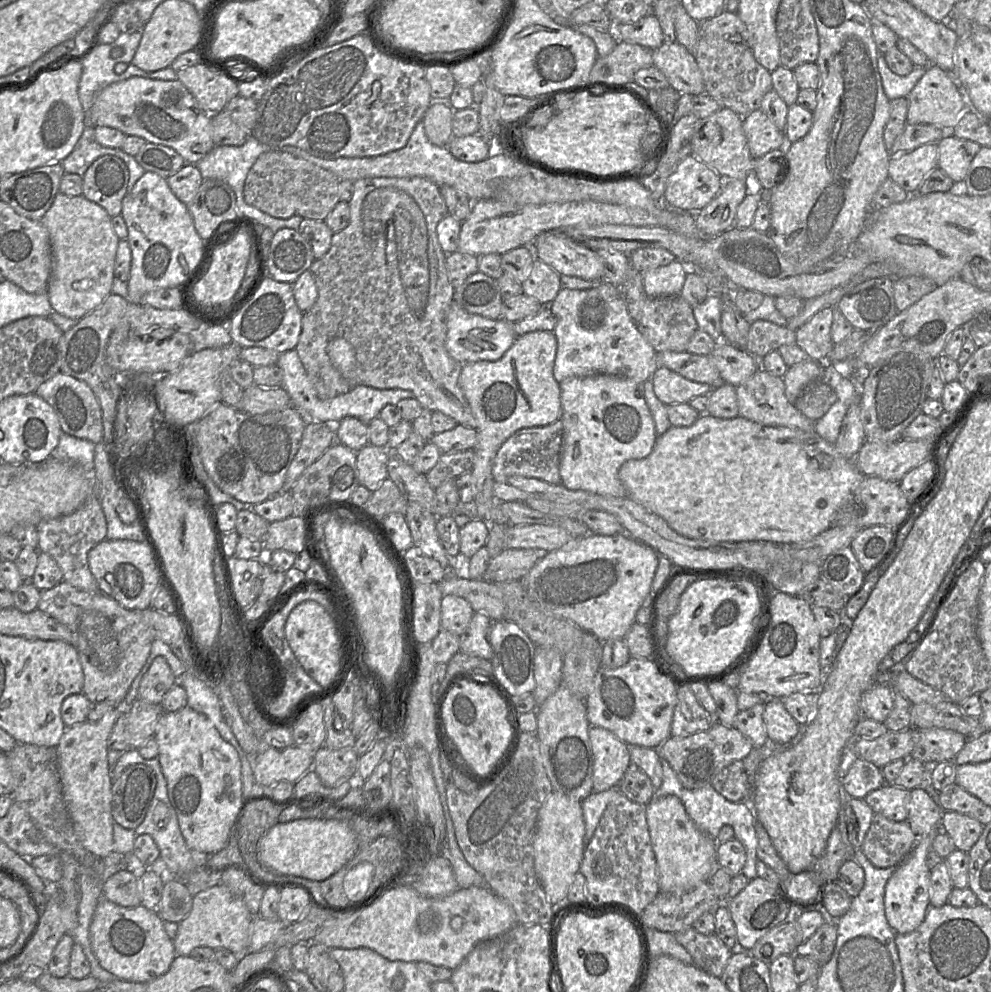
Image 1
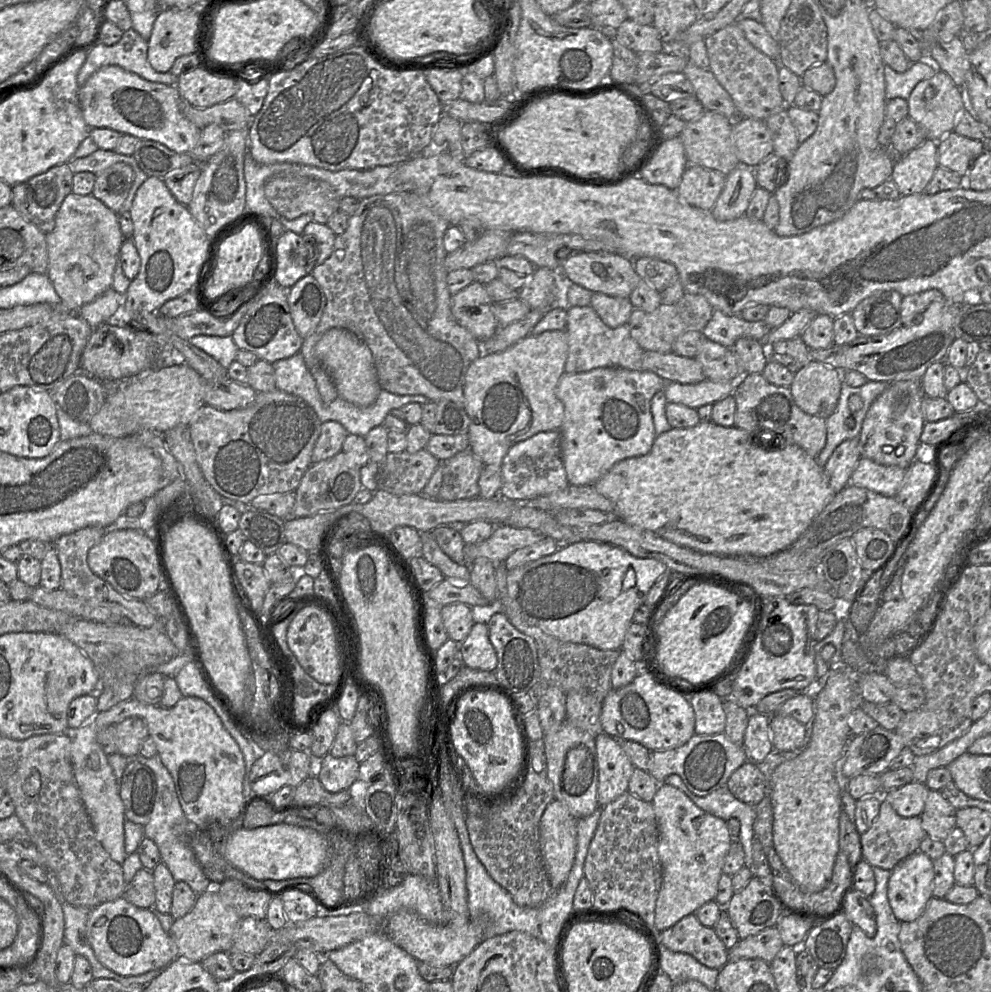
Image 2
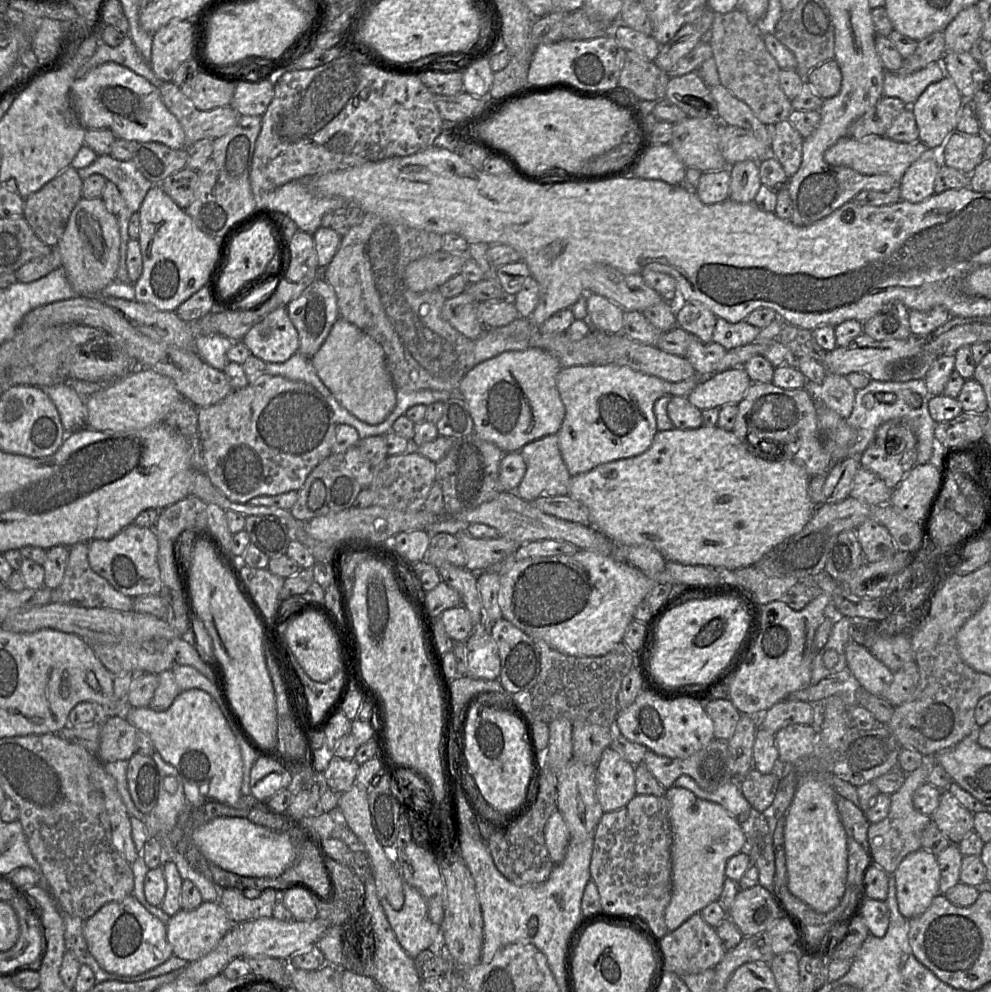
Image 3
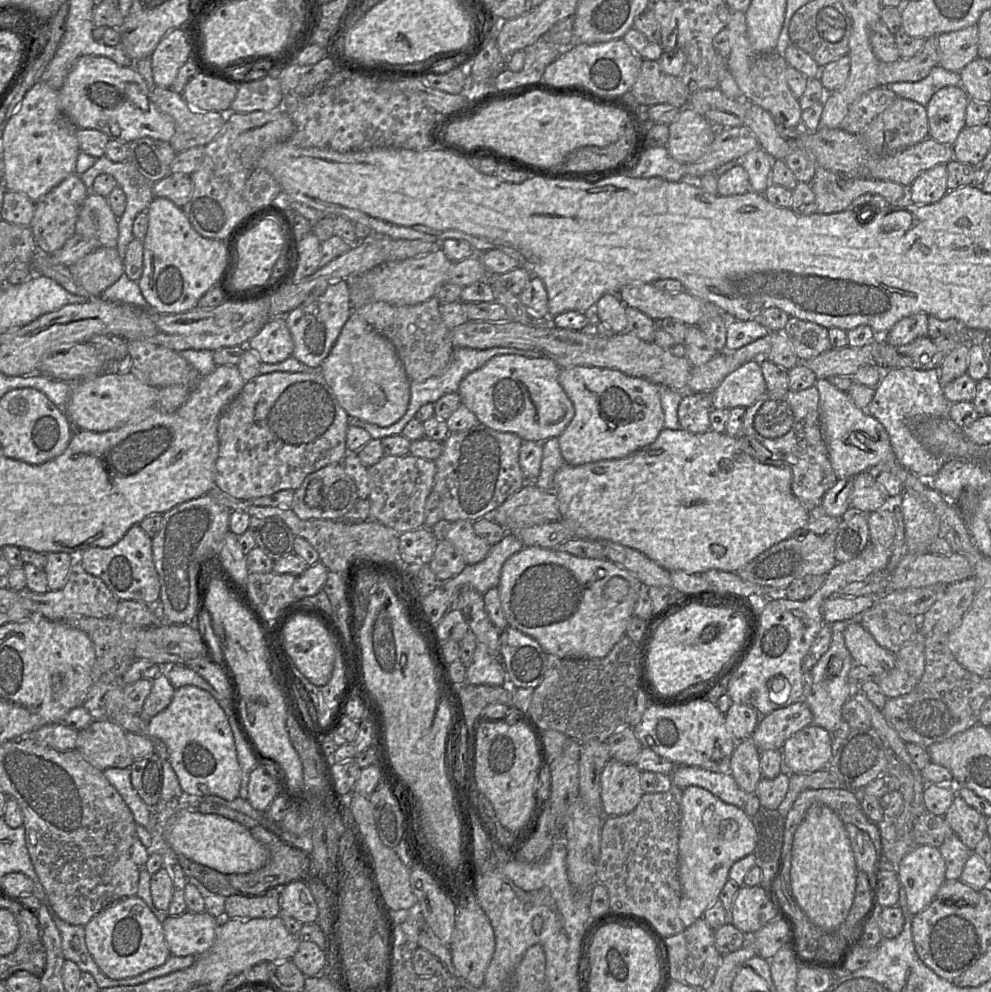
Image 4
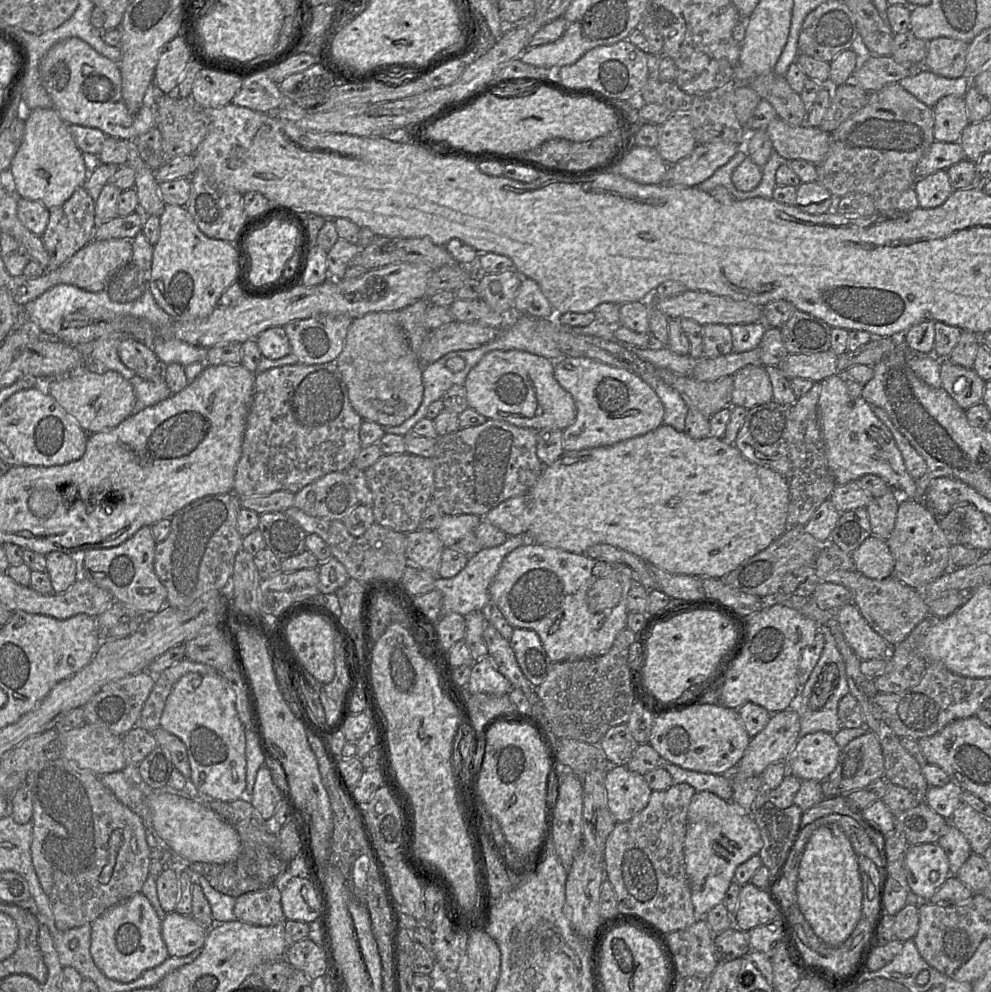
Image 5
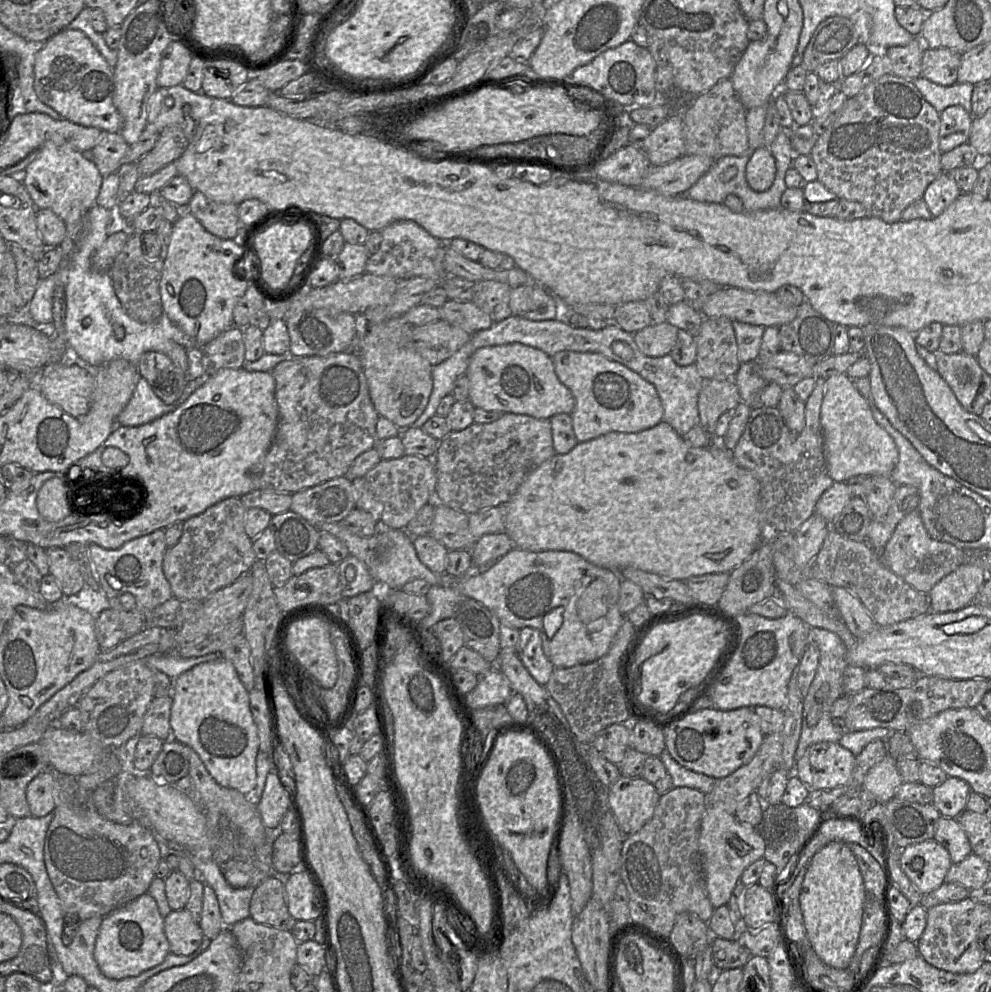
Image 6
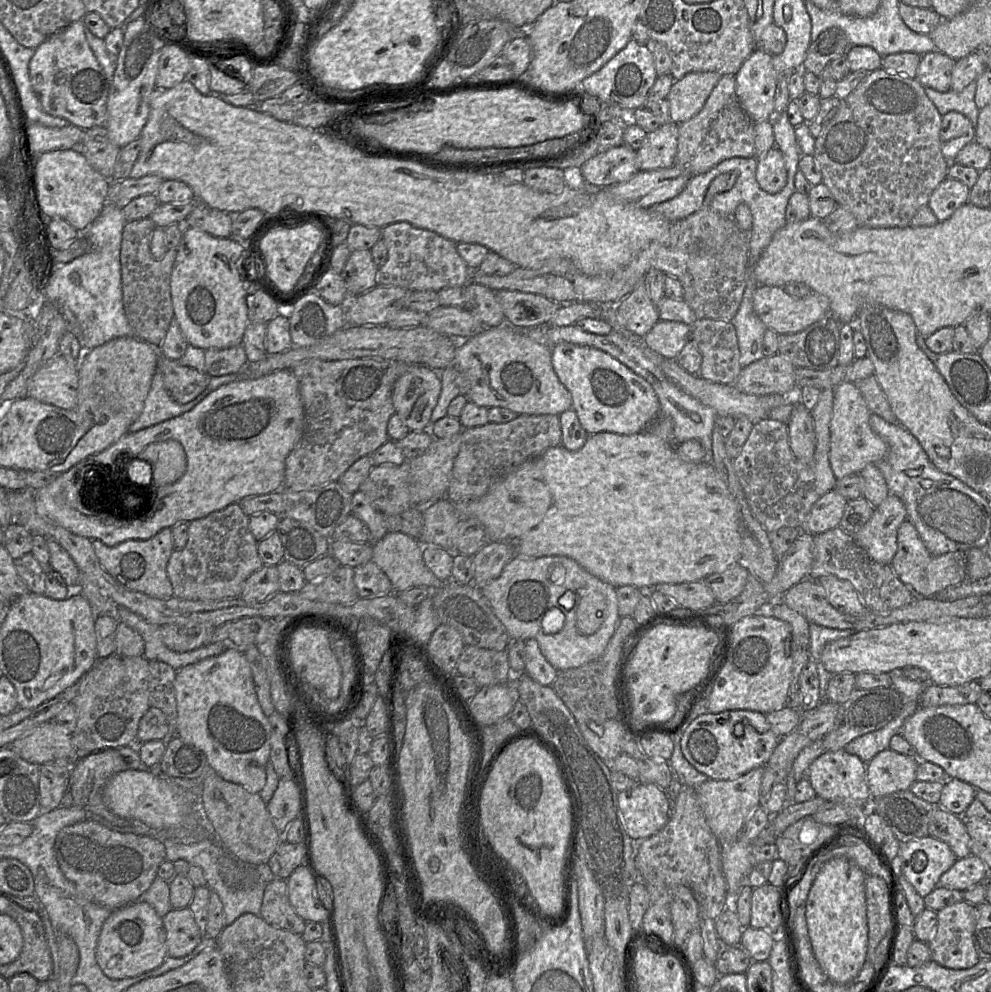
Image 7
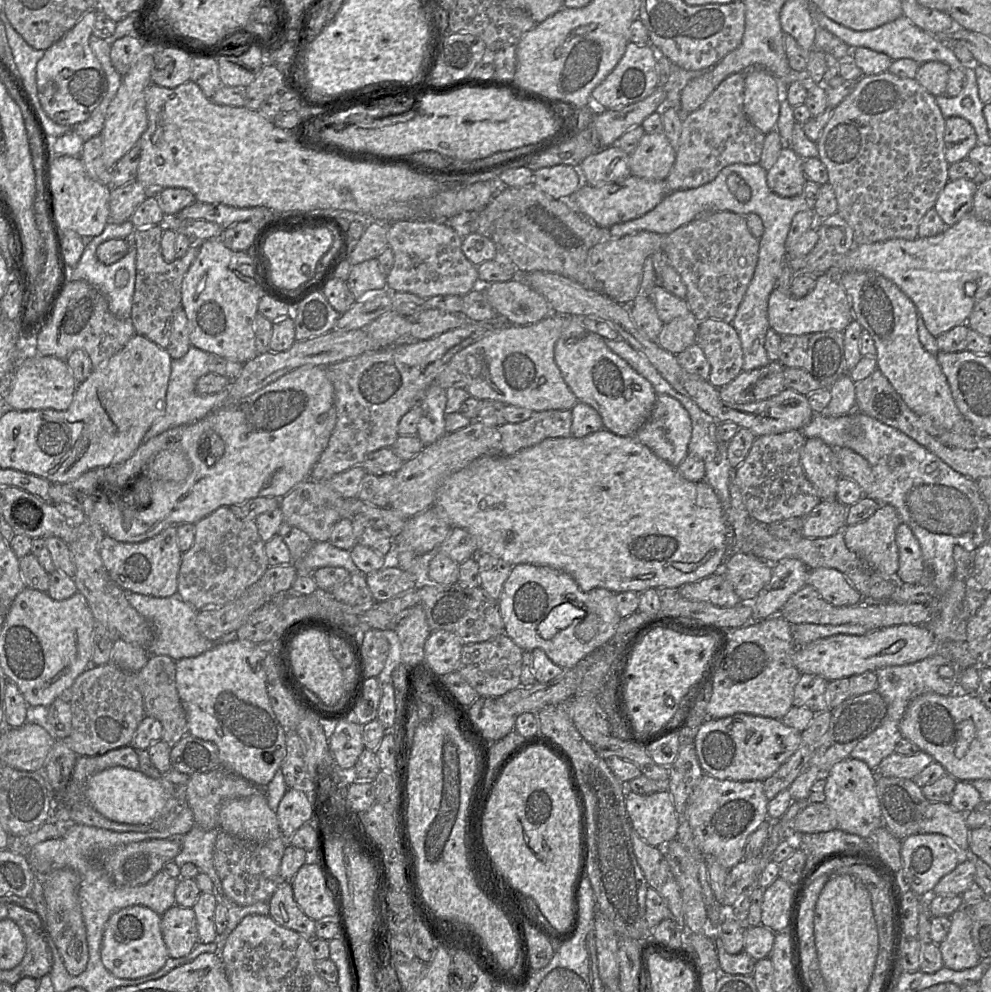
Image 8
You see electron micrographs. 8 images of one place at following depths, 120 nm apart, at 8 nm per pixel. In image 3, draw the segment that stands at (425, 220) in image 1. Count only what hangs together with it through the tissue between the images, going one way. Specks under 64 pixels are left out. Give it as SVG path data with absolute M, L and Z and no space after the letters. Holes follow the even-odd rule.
M366 213L361 224L350 228L330 264L320 271L334 289L339 318L356 325L378 342L385 353L386 365L396 389L404 391L436 390L457 393L458 387L473 366L474 341L452 327L443 317L446 299L439 290L416 293L403 282L405 268L412 261L442 250L443 235L409 228Z

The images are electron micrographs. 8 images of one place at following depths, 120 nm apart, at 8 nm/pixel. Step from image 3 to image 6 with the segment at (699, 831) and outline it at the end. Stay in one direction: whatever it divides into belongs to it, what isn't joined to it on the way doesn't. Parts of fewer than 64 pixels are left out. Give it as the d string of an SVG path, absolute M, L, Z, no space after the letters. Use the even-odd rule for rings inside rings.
M708 806L703 815L698 844L709 899L715 909L728 904L744 870L763 858L766 849L757 827L739 821L735 814L712 806Z

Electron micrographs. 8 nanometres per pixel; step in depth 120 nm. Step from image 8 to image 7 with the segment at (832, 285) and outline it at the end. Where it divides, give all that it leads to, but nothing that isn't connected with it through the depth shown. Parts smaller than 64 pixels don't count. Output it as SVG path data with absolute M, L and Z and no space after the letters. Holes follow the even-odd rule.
M759 285L754 292L753 308L766 327L779 335L795 334L830 316L828 301L823 296L812 293L806 298L798 299L787 294L780 286Z

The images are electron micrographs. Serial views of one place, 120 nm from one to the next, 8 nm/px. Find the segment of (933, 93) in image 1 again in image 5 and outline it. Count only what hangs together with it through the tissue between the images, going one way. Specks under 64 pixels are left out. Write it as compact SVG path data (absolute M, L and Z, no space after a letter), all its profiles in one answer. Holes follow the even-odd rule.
M945 96L939 99L933 107L934 127L933 137L938 142L958 142L962 131L970 123L966 110L966 103L963 97Z

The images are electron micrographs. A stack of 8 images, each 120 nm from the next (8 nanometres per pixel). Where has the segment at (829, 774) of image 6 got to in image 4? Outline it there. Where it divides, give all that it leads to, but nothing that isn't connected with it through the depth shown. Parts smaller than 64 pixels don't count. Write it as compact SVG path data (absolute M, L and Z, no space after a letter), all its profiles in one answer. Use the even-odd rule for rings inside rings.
M814 724L794 733L781 749L784 762L794 774L812 773L826 768L834 751L832 733Z

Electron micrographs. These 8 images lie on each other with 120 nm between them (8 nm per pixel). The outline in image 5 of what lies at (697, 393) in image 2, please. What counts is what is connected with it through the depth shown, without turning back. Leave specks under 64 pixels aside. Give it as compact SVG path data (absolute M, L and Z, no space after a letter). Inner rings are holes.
M760 363L747 365L733 375L732 406L749 410L772 400L772 384L765 367Z

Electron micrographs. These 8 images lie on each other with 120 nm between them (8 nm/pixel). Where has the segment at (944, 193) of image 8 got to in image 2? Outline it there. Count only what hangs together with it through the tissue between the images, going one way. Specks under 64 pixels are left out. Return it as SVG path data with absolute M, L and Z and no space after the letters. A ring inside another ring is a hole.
M926 139L907 154L894 159L891 179L901 196L922 193L937 167L937 142Z

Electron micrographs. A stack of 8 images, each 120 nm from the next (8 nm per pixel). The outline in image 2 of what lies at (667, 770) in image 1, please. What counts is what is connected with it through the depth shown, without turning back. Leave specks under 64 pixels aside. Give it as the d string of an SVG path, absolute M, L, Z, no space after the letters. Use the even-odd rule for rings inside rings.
M678 774L669 775L664 783L684 792L705 812L719 817L726 822L732 818L740 821L739 841L745 853L745 867L750 869L753 863L754 824L757 817L755 806L735 798L727 787L722 787L707 796L695 795L686 787Z

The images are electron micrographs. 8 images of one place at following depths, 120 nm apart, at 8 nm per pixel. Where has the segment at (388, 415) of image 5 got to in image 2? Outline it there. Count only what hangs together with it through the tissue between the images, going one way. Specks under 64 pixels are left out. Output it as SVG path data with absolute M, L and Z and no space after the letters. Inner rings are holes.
M344 328L327 330L317 342L315 354L331 377L338 397L358 407L367 407L375 402L381 387L378 383L372 352L354 333Z

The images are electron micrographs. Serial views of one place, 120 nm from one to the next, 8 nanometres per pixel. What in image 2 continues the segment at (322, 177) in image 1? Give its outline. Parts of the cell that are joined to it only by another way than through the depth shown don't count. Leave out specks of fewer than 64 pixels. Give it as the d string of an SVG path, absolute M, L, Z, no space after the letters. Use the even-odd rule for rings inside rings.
M304 176L276 177L267 181L264 190L271 205L287 219L311 214L314 222L327 224L329 218L339 210L340 198L328 183L318 179Z

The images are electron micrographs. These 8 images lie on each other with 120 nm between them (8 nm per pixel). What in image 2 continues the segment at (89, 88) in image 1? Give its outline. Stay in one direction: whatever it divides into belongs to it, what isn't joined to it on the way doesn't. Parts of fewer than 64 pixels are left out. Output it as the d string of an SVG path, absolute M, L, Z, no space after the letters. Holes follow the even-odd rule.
M132 28L124 31L121 39L112 46L99 42L87 52L87 58L78 72L79 88L98 69L108 65L120 66L147 81L176 86L178 77L170 71L159 73L151 67L147 59L147 50L147 41Z

